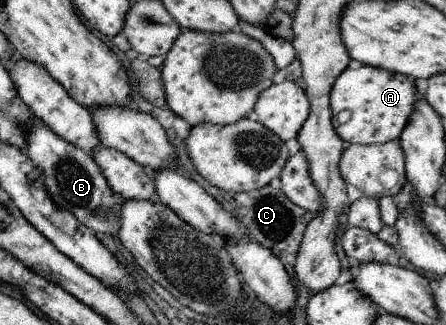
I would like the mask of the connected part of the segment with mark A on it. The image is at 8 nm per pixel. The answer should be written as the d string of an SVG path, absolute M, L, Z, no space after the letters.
M362 65L357 69L346 68L337 77L330 93L332 124L337 135L351 144L384 144L400 137L403 128L416 106L417 88L411 77L389 72L388 69Z

